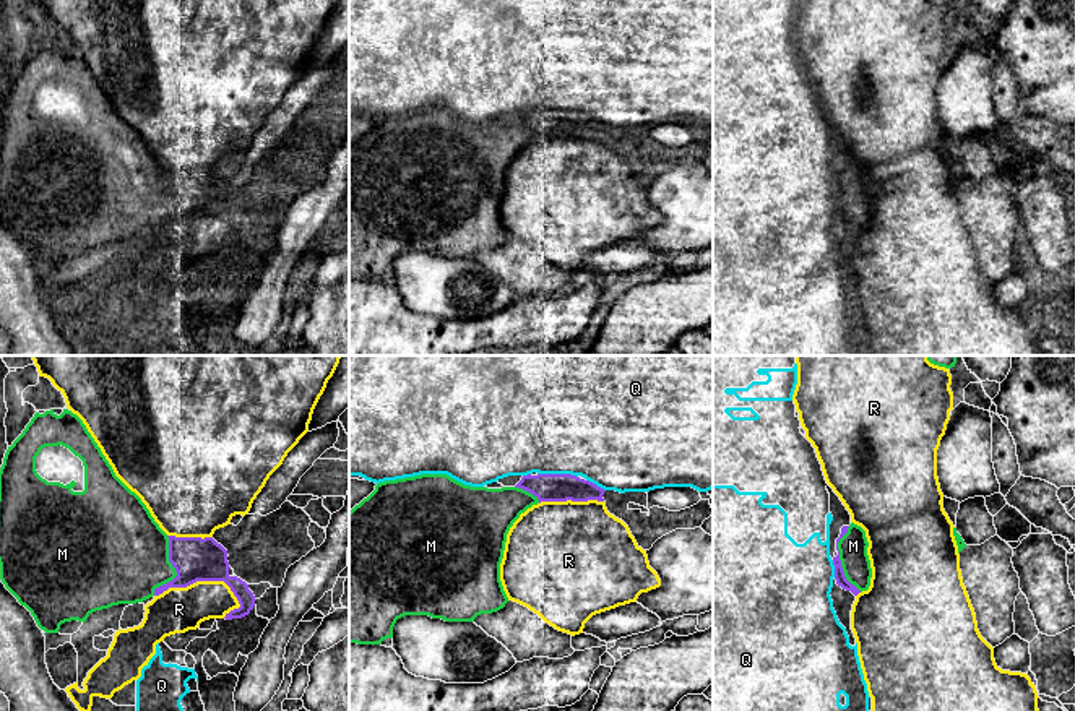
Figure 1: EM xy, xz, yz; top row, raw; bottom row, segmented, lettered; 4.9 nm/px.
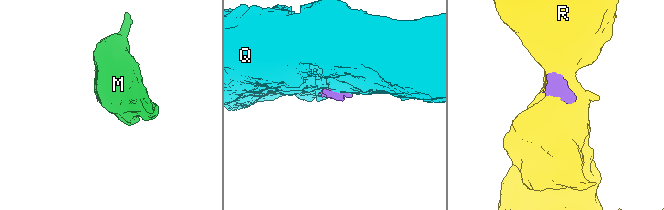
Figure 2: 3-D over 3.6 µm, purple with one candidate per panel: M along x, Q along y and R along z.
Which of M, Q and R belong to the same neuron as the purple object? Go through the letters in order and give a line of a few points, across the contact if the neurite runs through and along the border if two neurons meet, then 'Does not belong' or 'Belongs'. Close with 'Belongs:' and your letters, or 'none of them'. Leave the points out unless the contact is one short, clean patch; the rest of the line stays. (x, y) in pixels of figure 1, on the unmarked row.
M: Belongs
Q: Does not belong
R: Does not belong
Belongs: M

